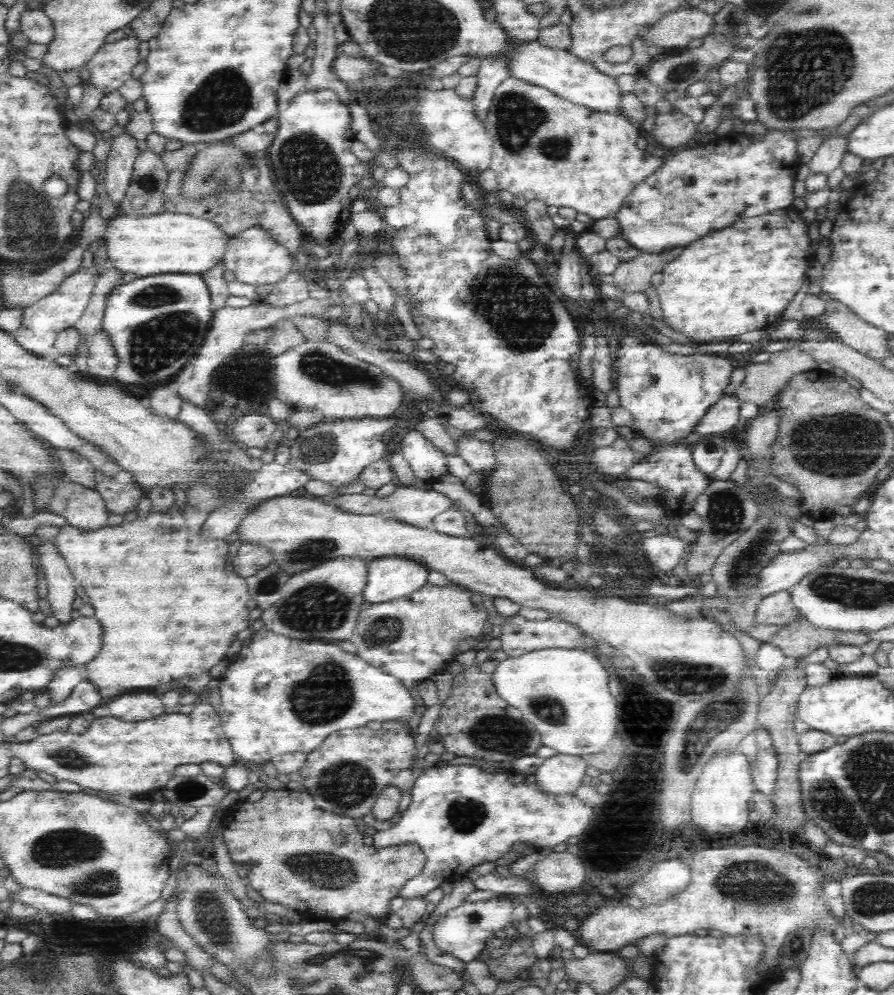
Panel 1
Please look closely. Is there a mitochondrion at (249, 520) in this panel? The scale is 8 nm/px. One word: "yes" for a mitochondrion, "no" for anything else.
no

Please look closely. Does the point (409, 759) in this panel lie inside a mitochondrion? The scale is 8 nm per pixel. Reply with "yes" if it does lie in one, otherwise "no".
no

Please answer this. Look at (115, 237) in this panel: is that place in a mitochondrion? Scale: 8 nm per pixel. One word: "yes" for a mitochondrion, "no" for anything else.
no

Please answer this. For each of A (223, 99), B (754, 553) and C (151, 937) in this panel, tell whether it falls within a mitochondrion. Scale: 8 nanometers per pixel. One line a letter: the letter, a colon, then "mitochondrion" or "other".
A: mitochondrion
B: mitochondrion
C: other

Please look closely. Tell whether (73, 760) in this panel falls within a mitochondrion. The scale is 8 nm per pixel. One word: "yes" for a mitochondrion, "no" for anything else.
yes

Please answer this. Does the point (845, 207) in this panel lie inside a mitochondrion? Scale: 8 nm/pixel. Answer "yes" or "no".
no

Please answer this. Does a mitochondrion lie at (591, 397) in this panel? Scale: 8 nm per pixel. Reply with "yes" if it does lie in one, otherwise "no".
no

